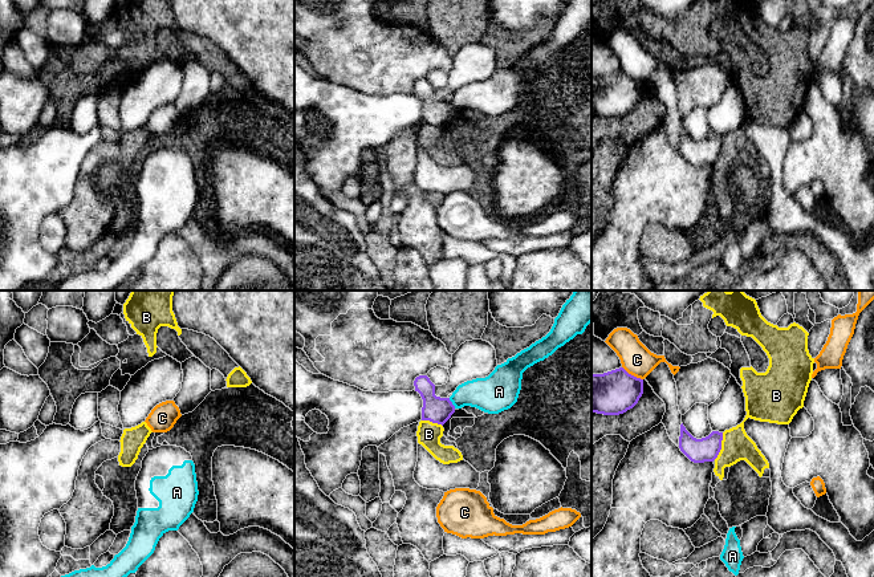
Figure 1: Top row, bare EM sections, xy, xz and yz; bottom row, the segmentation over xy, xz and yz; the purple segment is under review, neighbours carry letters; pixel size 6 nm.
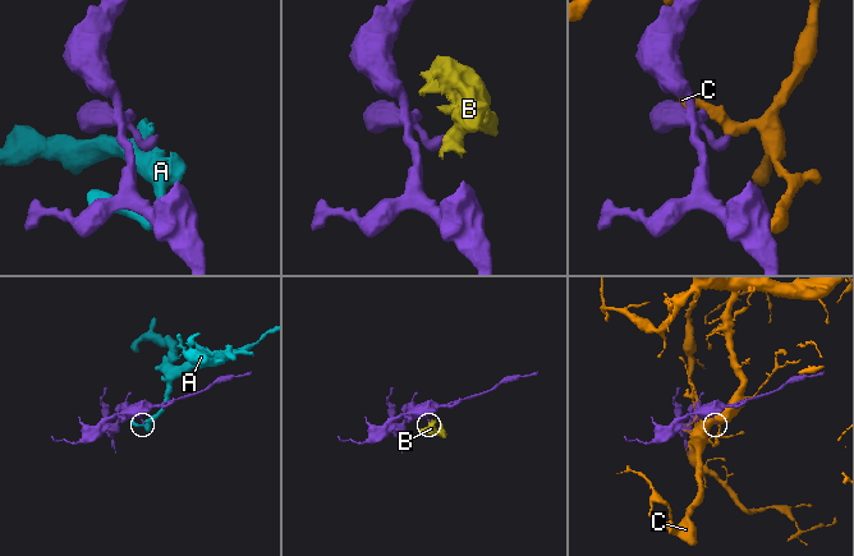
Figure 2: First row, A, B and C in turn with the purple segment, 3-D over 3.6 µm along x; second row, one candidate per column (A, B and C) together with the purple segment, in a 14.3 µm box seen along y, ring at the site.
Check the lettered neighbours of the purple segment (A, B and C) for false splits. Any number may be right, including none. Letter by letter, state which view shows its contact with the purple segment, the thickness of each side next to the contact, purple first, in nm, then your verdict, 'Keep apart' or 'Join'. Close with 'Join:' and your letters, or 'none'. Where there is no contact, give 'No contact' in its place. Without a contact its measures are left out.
A: Touches purple in xz. Thickness 160 nm (purple) against 220 nm. Keep apart
B: Touches purple in yz. Thickness 150 nm (purple) against 180 nm. Keep apart
C: Touches purple in yz. Thickness 260 nm (purple) against 190 nm. Keep apart
Join: none

